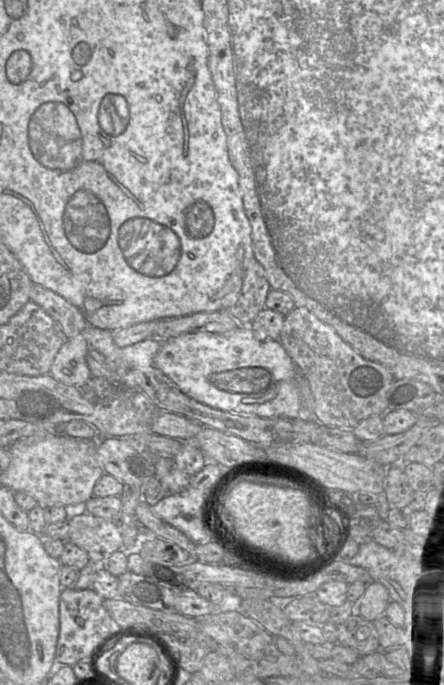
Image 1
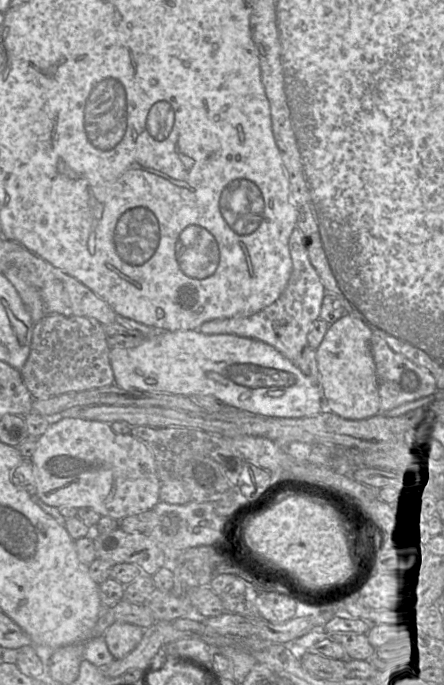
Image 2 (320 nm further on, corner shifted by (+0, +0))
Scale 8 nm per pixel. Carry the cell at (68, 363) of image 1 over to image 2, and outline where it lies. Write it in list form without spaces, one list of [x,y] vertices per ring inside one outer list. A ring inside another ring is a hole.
[[[198,330],[165,332],[156,337],[148,337],[132,348],[111,348],[109,361],[114,374],[114,385],[125,390],[166,392],[185,397],[213,396],[221,403],[238,410],[276,418],[310,417],[326,410],[319,376],[318,380],[311,379],[272,346],[237,335],[204,334]]]

